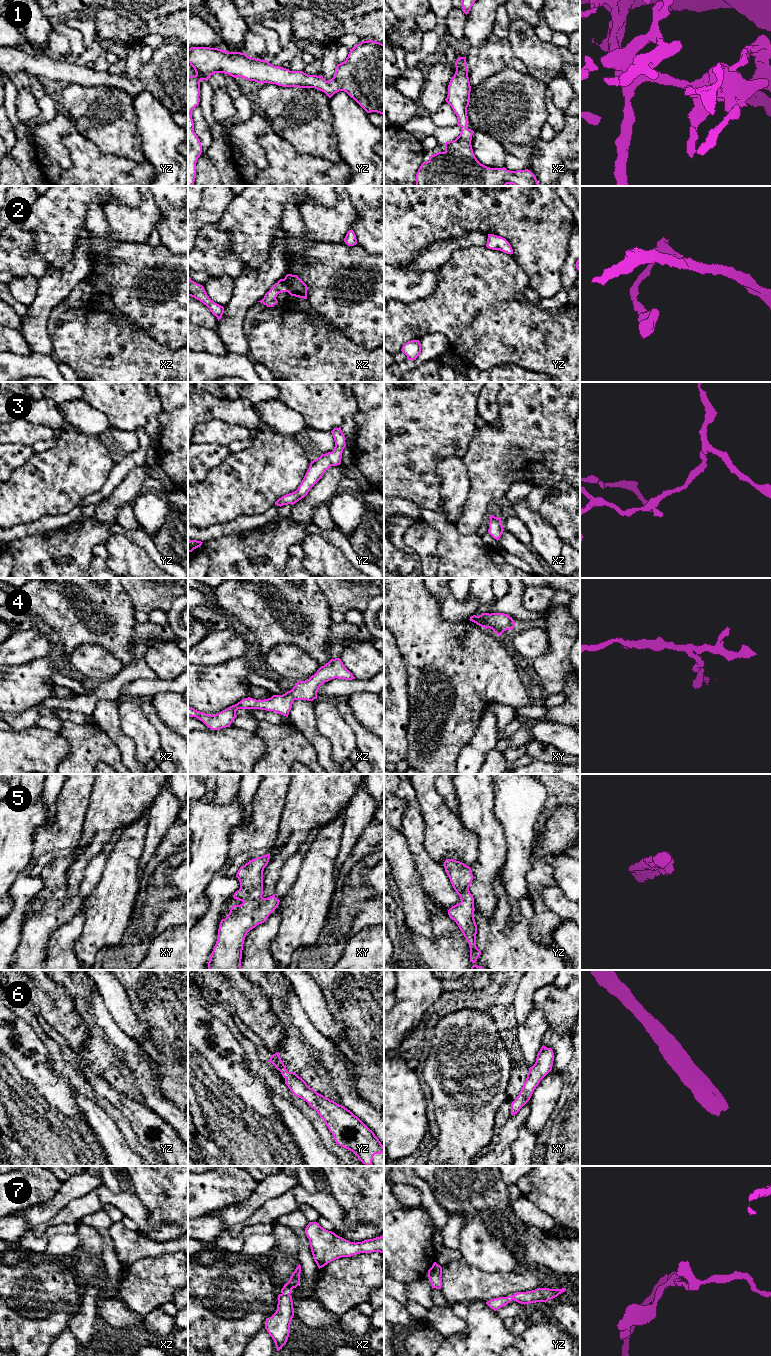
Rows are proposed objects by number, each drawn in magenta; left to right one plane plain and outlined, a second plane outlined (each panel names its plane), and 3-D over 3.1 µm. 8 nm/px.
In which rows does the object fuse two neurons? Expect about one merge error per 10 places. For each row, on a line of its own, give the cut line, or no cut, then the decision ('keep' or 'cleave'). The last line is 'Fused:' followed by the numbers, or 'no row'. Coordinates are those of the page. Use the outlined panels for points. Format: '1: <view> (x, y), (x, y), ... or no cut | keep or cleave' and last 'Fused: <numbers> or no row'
1: no cut | keep
2: no cut | keep
3: no cut | keep
4: no cut | keep
5: no cut | keep
6: no cut | keep
7: no cut | keep
Fused: no row

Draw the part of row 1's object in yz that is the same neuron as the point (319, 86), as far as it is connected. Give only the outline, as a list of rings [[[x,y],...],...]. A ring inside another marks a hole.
[[[362,41],[350,49],[346,60],[337,64],[335,75],[330,81],[326,81],[322,75],[308,75],[303,71],[290,71],[283,67],[274,66],[267,60],[249,57],[244,52],[227,52],[218,48],[191,47],[188,49],[188,62],[196,72],[195,76],[188,76],[188,186],[194,186],[196,163],[202,153],[200,139],[194,132],[192,112],[200,102],[200,81],[208,81],[208,78],[215,73],[228,74],[234,78],[242,77],[262,84],[315,88],[324,92],[329,98],[339,91],[344,91],[367,113],[384,114],[384,44],[377,41]]]

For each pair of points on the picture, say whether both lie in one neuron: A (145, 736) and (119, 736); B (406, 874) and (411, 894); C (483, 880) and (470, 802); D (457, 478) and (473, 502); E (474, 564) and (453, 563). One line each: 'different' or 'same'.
A: different
B: same
C: same
D: different
E: same

